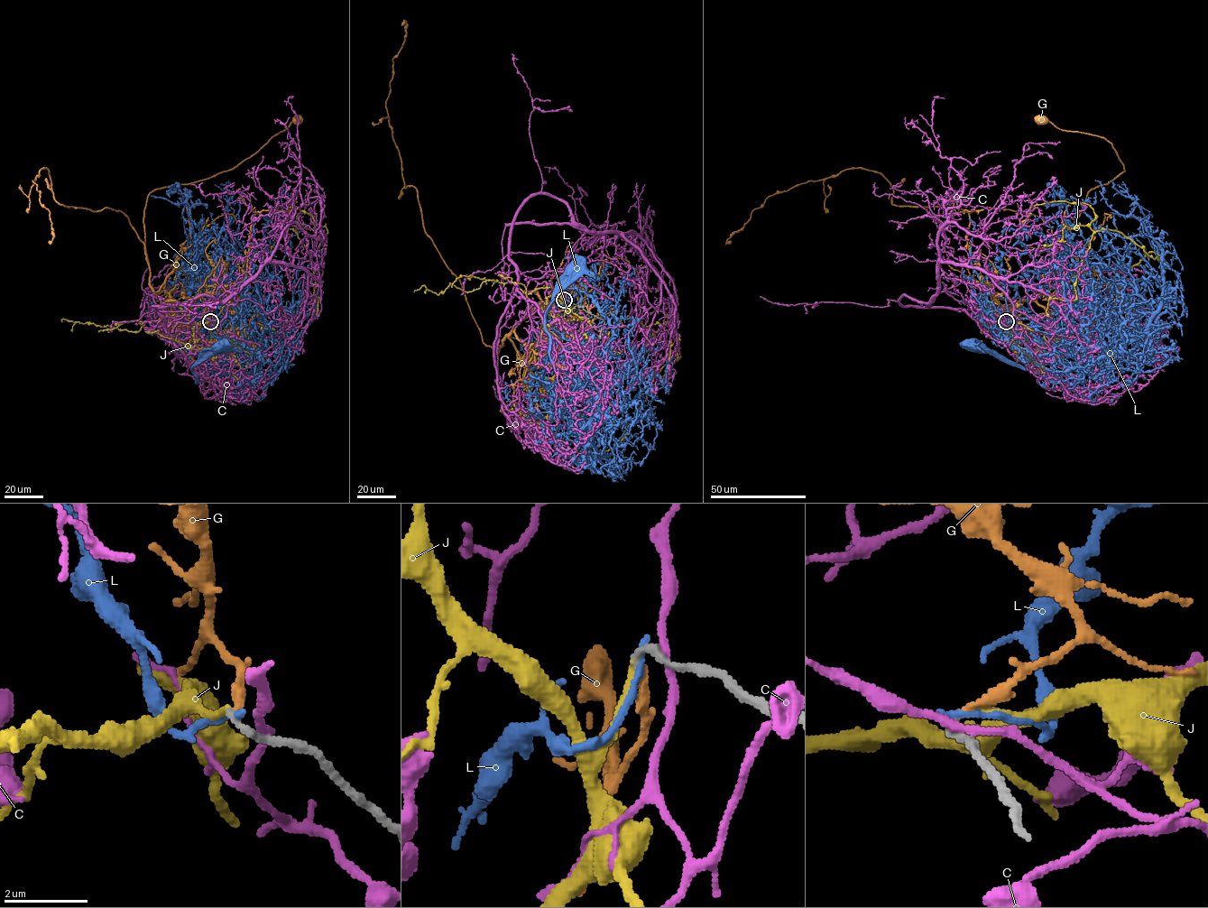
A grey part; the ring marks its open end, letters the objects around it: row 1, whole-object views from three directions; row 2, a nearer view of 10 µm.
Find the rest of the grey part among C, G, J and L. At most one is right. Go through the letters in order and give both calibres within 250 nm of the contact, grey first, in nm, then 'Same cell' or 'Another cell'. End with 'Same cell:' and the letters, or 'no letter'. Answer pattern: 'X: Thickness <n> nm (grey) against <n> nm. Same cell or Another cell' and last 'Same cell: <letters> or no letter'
C: Thickness 240 nm (grey) against 180 nm. Another cell
G: Thickness 190 nm (grey) against 200 nm. Another cell
J: Thickness 200 nm (grey) against 150 nm. Same cell
L: Thickness 200 nm (grey) against 160 nm. Another cell
Same cell: J

